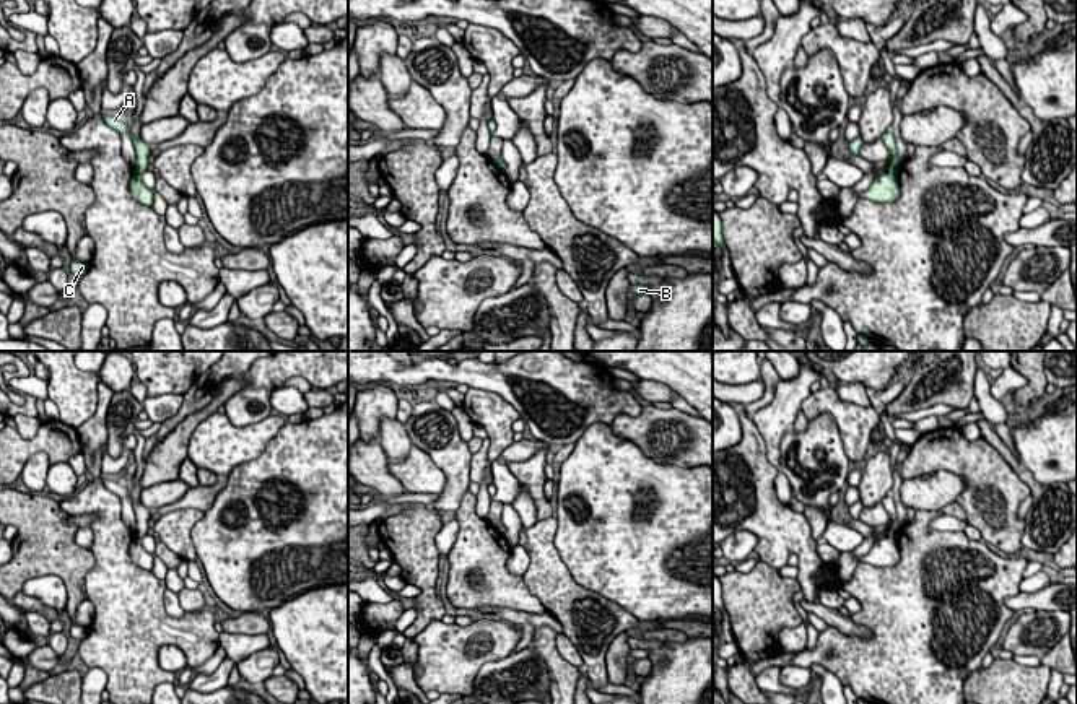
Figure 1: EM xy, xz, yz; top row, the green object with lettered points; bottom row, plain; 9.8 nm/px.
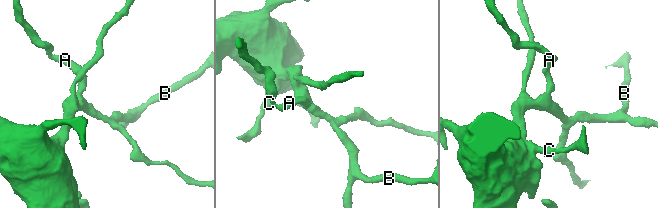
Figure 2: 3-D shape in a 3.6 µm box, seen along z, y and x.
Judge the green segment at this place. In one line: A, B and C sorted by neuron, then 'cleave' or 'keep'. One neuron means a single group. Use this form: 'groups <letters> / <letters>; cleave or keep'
groups A / B C; cleave

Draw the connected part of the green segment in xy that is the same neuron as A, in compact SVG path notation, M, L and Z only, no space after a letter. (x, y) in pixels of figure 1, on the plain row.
M106 480L104 486L109 491L116 493L120 499L122 498L130 499L133 511L135 511L135 517L137 517L135 538L142 540L148 533L148 528L150 528L148 520L150 520L151 511L146 509L140 499L133 501L132 493L127 489L127 486L122 481Z

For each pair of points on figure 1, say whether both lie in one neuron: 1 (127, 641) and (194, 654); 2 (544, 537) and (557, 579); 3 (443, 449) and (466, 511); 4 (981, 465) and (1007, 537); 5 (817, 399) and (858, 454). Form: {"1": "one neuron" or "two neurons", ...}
{"1": "one neuron", "2": "one neuron", "3": "two neurons", "4": "one neuron", "5": "one neuron"}

